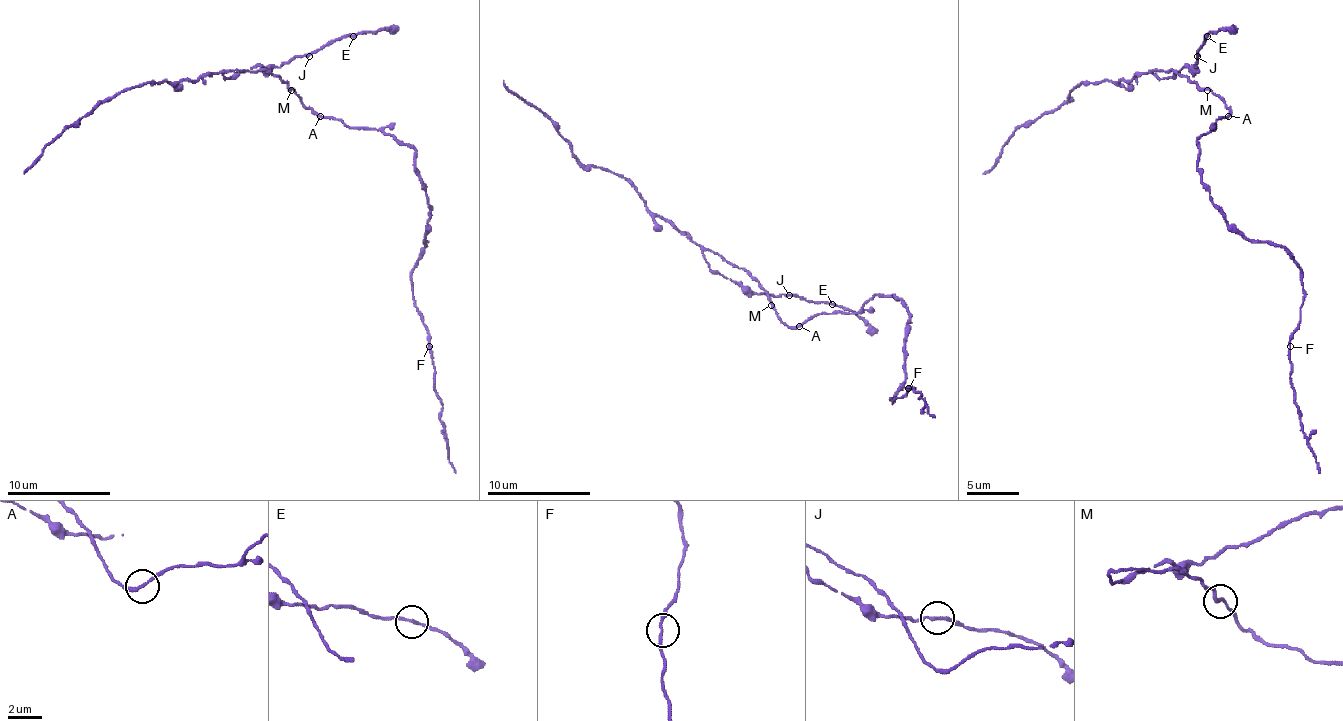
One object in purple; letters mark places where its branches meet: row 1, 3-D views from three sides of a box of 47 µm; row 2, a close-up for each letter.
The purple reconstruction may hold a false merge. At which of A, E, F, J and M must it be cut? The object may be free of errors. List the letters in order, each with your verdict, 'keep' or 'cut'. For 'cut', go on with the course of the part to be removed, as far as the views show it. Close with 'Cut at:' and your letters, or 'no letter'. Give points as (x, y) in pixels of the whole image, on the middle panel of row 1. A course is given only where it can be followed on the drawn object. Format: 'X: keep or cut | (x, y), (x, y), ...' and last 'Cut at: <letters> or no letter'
A: keep
E: keep
F: keep
J: keep
M: keep
Cut at: no letter

